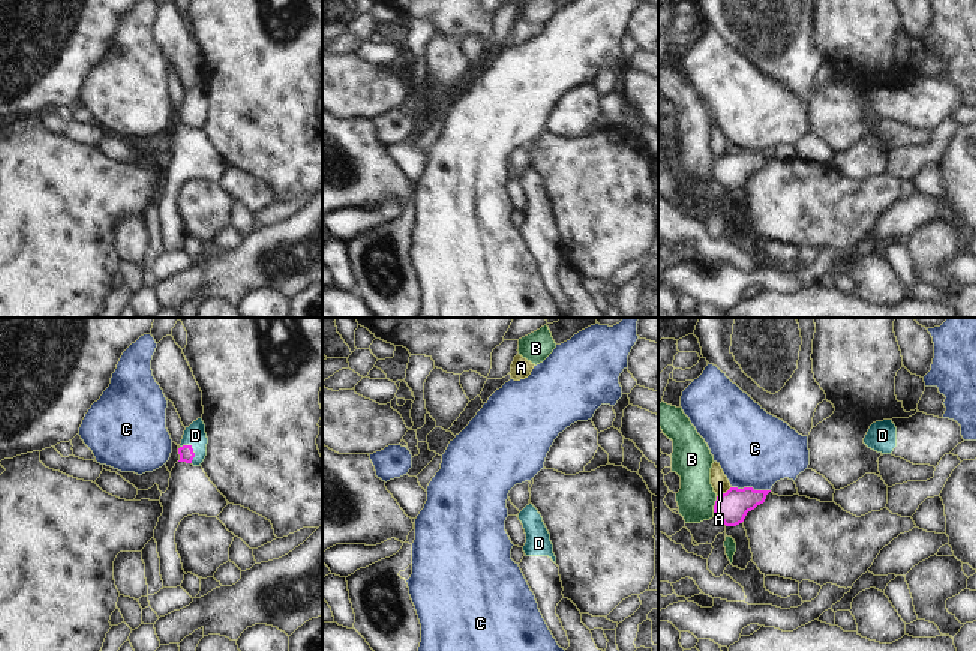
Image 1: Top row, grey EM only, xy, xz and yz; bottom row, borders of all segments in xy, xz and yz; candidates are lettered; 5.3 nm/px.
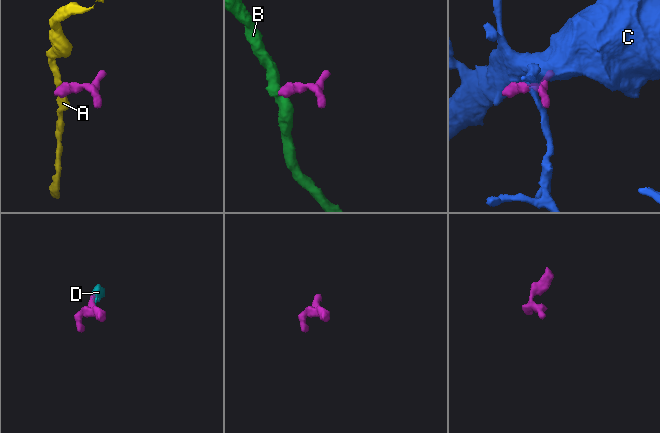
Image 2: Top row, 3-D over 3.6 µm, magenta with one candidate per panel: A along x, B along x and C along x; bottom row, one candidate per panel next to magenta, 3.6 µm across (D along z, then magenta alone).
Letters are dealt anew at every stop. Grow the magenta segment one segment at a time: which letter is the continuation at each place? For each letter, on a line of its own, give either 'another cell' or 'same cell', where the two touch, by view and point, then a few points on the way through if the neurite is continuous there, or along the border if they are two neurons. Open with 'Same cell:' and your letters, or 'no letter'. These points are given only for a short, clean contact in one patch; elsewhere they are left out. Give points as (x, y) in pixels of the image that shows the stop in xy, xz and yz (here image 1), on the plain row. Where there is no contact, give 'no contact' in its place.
Same cell: D
A: another cell | yz (723, 158) | along yz (730, 150), (717, 161)
B: another cell | yz (714, 171) | along yz (717, 161), (714, 180)
C: another cell | yz (751, 152) | along yz (732, 150), (769, 155)
D: same cell | xy (192, 114) | across xy (186, 117), (192, 114), (195, 99)

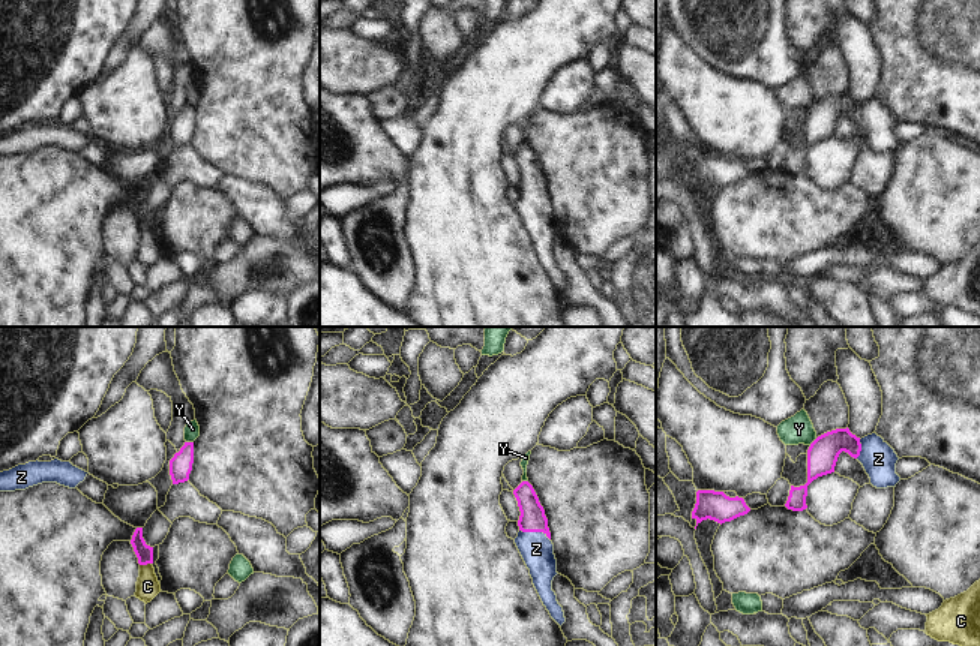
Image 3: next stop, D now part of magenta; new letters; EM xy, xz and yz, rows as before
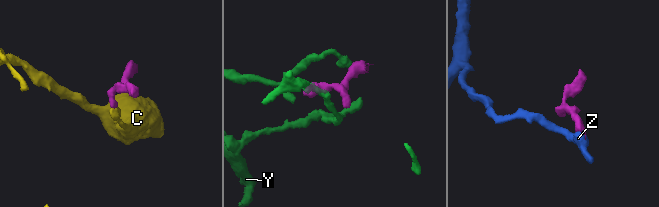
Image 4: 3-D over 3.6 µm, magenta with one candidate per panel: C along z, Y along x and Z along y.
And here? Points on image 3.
Same cell: Z
C: another cell | xy (144, 228) | along xy (150, 227), (140, 230)
Y: another cell | xy (189, 107) | along xy (186, 105), (192, 107)
Z: same cell | xz (535, 195) | across xz (532, 183), (535, 195), (536, 213)

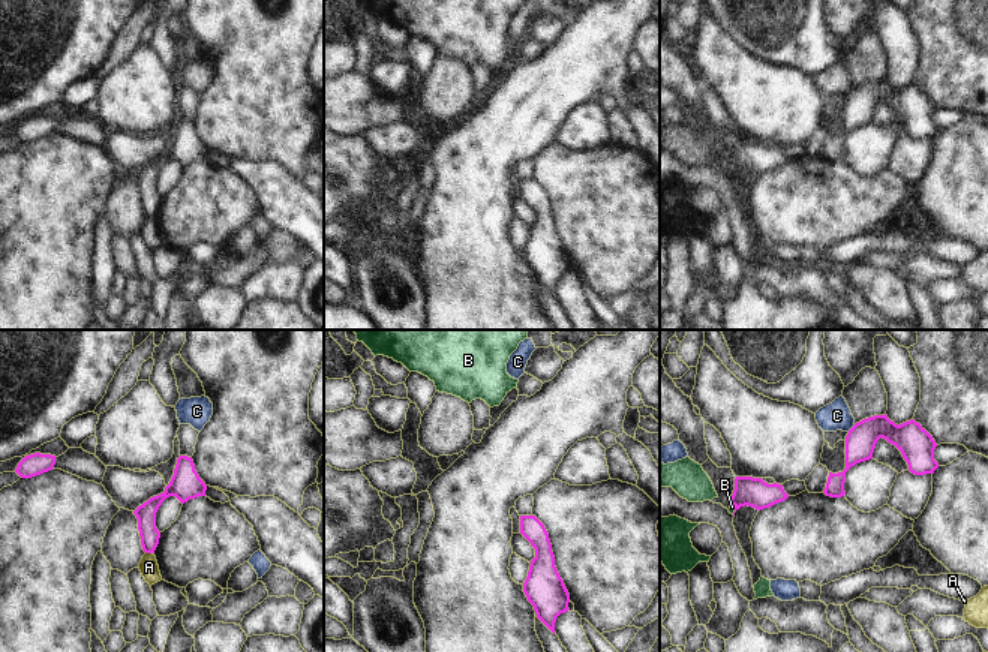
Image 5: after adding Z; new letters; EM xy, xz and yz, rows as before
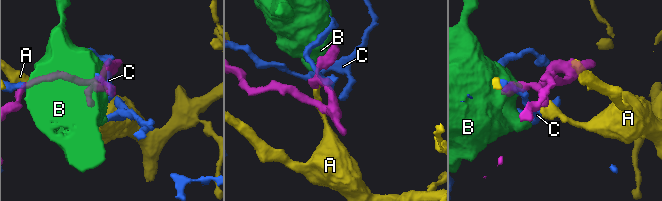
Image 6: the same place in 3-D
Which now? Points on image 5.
Same cell: no letter
A: another cell | xy (149, 216) | along xy (146, 216), (152, 218)
B: another cell | yz (735, 173) | along yz (730, 168), (733, 171), (732, 177)
C: another cell | yz (852, 92) | along yz (855, 89), (847, 95)

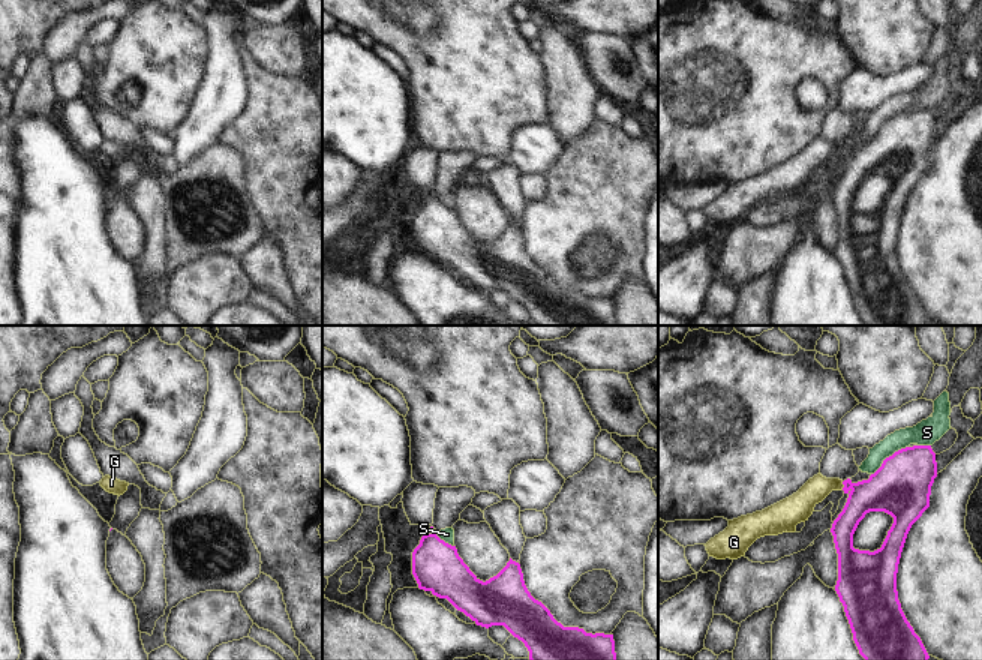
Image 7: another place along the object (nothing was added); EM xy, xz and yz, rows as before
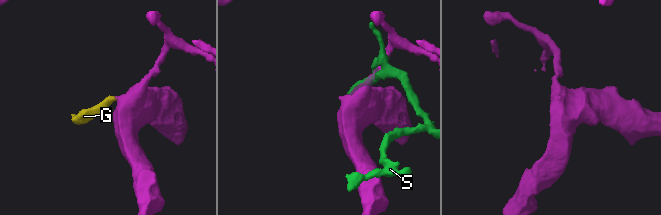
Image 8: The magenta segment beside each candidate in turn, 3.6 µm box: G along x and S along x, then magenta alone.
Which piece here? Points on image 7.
Same cell: G
G: same cell | yz (844, 150) | across yz (891, 153), (844, 150), (820, 150), (802, 167)
S: another cell | yz (889, 120)

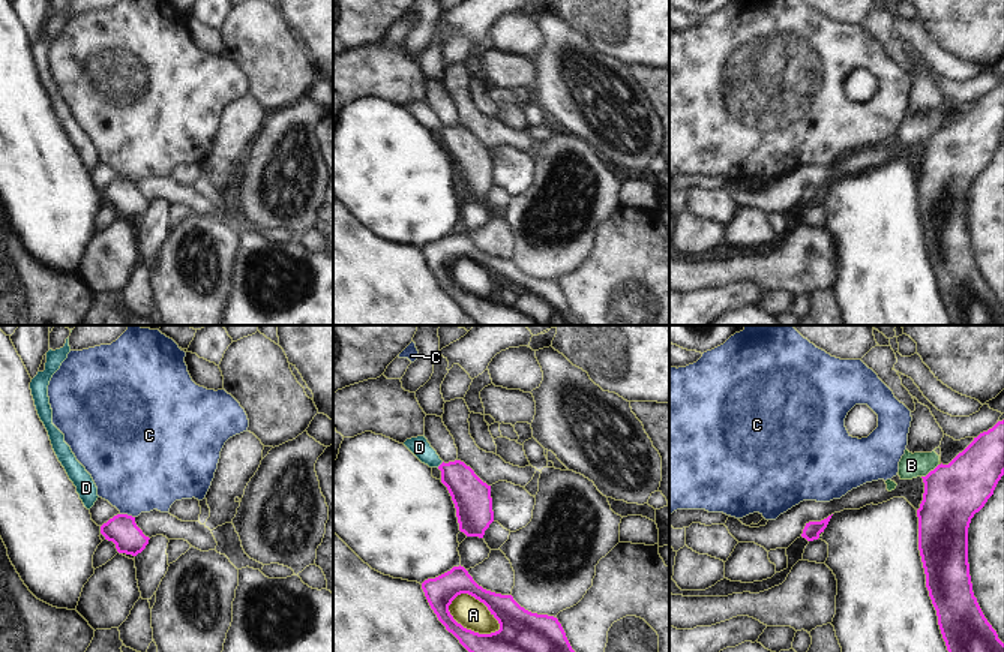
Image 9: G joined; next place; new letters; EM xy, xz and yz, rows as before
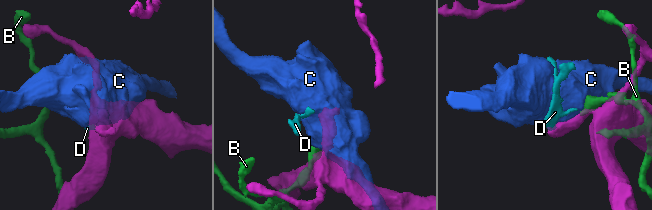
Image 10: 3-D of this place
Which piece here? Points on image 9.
Same cell: A, D
A: same cell | xz (470, 294) | across xz (506, 324), (477, 296), (470, 294), (473, 279)
B: another cell | yz (931, 135)
C: another cell | xy (126, 179)
D: same cell | xz (441, 128) | across xz (471, 161), (441, 128), (432, 125), (419, 111)

